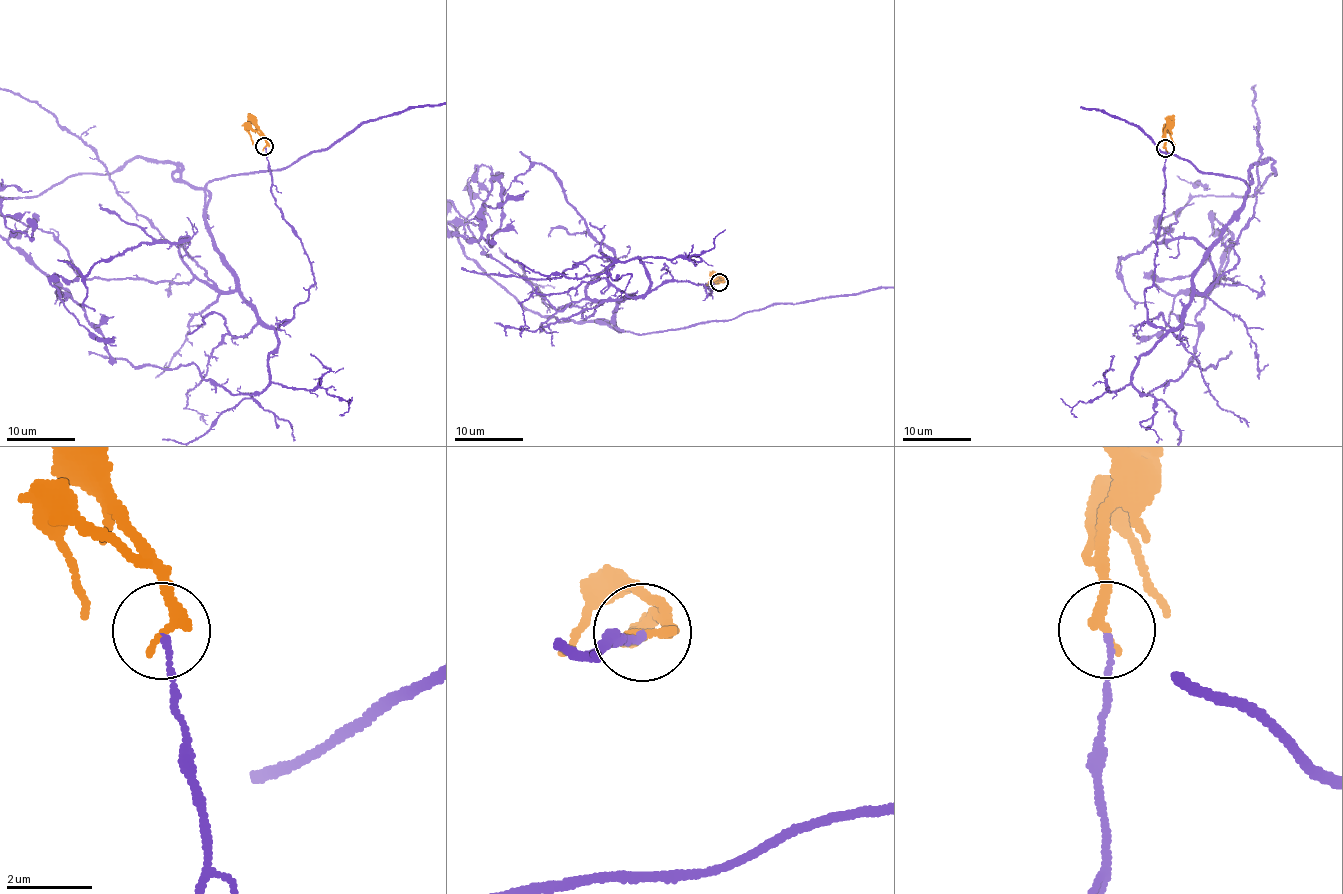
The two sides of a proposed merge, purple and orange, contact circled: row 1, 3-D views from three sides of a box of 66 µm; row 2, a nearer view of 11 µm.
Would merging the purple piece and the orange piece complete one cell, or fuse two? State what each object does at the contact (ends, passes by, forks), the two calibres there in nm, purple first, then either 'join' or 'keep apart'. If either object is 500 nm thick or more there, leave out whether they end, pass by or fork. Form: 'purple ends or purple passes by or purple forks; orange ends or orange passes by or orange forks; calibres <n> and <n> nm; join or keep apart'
purple ends; orange ends; calibres 130 and 260 nm; keep apart

